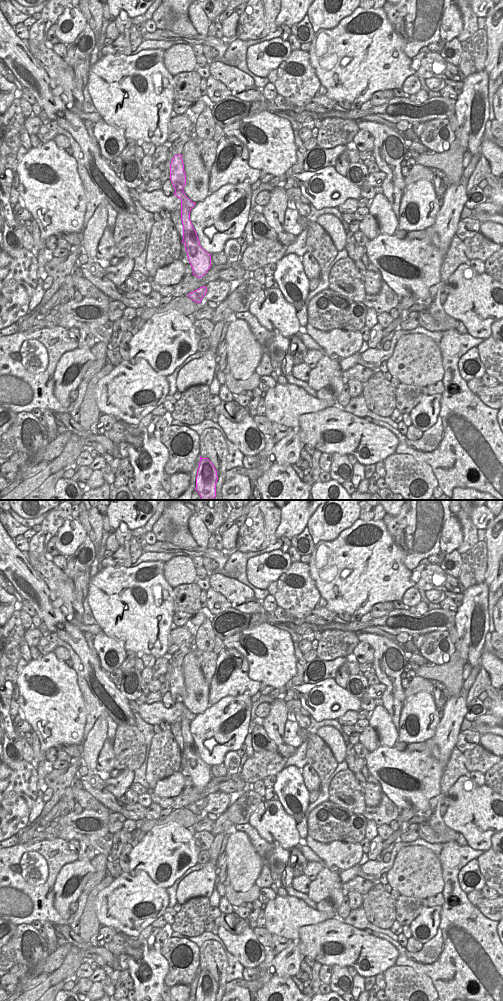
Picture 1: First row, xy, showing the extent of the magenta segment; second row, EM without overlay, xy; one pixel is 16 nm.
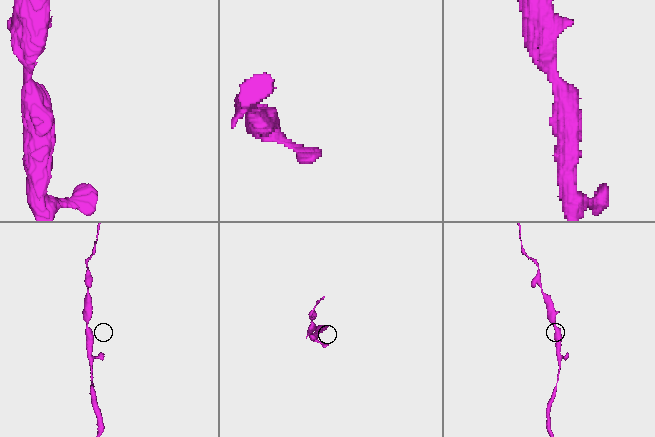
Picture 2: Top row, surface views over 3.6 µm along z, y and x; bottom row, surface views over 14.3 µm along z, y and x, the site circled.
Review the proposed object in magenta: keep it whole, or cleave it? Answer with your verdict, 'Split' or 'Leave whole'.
Leave whole

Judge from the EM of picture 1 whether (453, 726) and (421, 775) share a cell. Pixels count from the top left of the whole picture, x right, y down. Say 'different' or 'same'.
same

